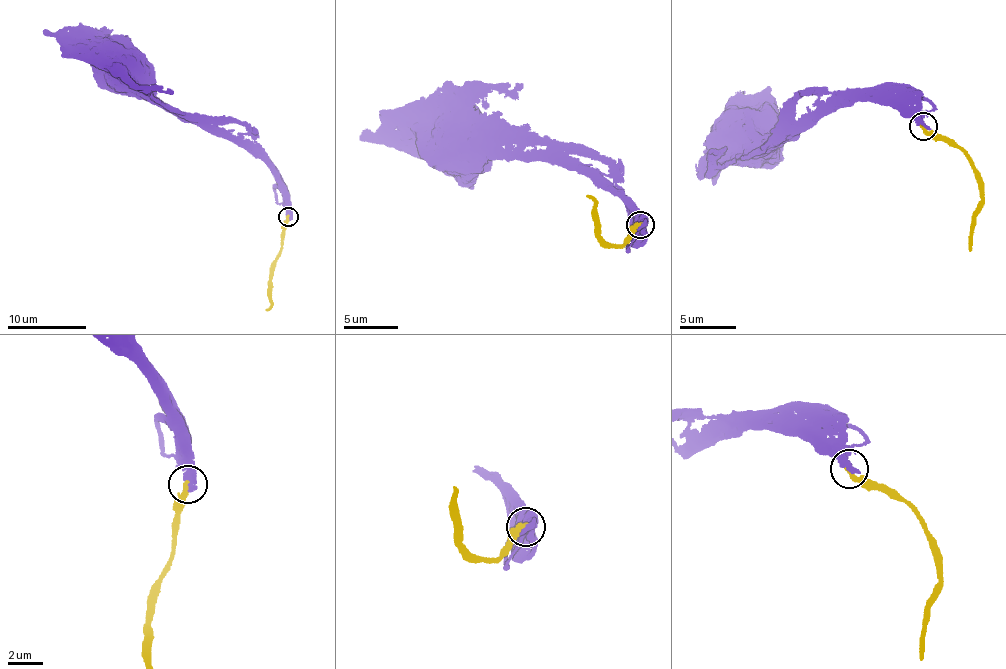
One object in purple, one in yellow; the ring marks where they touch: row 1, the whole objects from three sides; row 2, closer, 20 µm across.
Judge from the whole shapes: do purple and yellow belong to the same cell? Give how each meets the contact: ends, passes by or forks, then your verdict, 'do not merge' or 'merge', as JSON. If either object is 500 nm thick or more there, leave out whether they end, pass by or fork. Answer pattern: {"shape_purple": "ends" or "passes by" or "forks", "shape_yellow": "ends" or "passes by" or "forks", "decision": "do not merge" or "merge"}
{"decision": "do not merge"}

